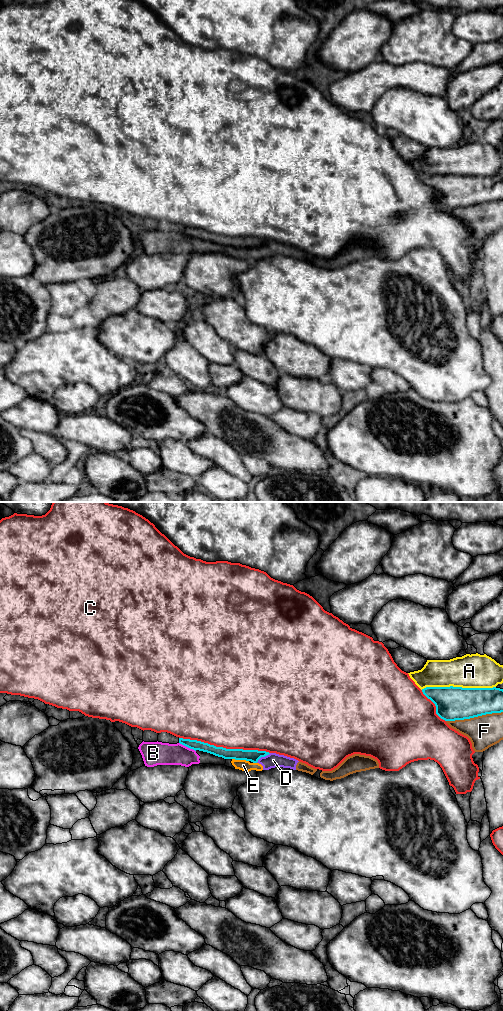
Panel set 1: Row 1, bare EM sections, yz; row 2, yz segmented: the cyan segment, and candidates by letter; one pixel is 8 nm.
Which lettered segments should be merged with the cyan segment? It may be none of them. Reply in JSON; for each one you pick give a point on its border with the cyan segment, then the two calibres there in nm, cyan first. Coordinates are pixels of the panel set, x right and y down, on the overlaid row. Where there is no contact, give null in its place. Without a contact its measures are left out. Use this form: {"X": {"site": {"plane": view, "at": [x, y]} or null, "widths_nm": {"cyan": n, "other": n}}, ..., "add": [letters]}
{"add": []}

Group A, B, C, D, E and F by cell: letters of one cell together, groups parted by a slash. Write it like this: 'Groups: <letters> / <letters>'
Groups: A / B D E F / C

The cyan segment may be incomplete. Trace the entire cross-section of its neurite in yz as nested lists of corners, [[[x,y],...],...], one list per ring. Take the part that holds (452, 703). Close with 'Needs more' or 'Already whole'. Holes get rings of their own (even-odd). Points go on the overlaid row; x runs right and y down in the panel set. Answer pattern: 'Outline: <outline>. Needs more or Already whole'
Outline: [[[426,687],[422,692],[435,704],[436,714],[445,721],[503,712],[503,689],[496,687]]]. Already whole

